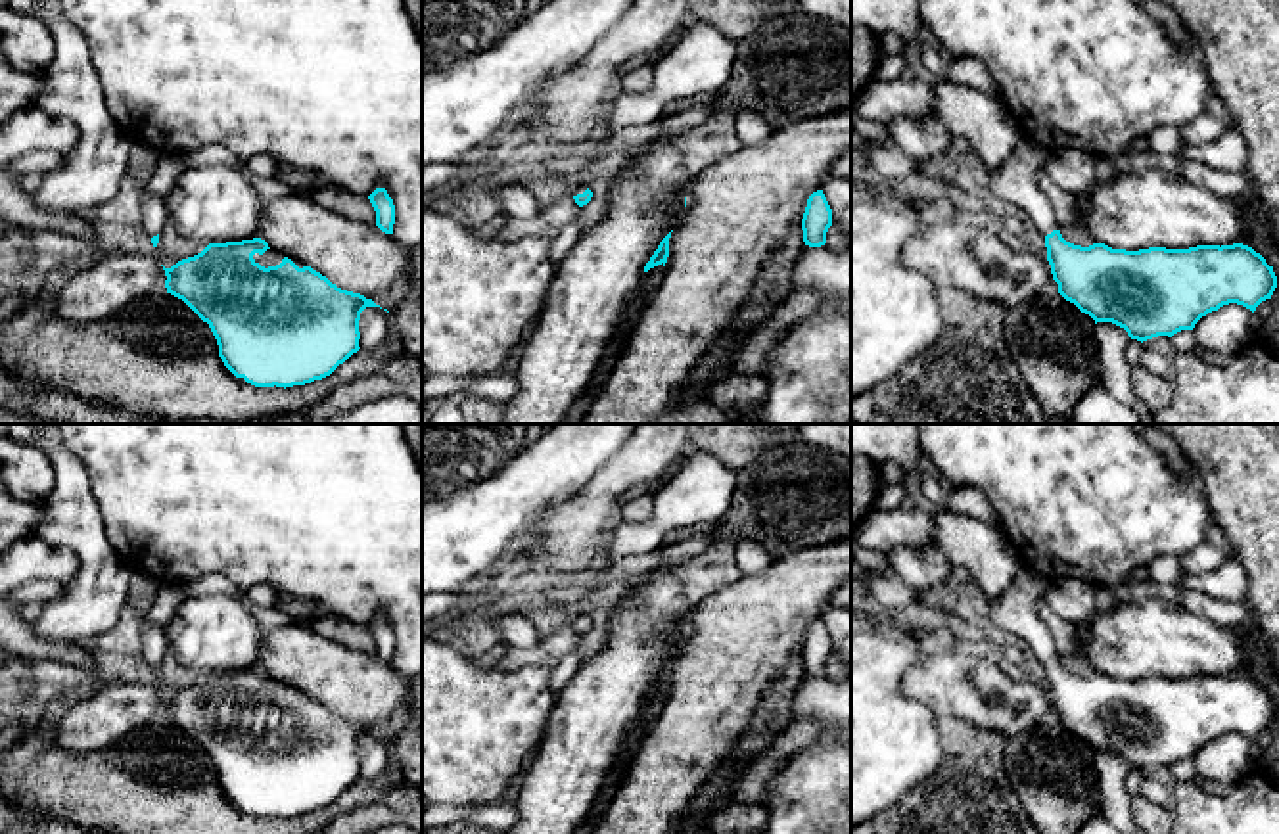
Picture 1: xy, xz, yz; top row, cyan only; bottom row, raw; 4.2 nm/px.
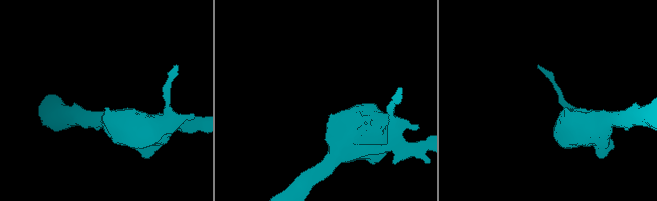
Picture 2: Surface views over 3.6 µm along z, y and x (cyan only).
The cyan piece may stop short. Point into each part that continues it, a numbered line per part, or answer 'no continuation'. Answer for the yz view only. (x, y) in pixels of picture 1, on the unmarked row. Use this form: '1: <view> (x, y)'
1: yz (1015, 610)

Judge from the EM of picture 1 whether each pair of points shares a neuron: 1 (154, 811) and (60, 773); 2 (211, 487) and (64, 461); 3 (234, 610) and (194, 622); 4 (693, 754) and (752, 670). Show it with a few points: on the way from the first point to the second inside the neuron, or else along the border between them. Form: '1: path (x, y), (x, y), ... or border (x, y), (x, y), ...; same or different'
1: path (131, 790), (83, 788); same
2: border (64, 443), (87, 472), (91, 493), (98, 507); different
3: path (225, 620), (204, 622); same
4: path (695, 733), (702, 719), (731, 691); same

